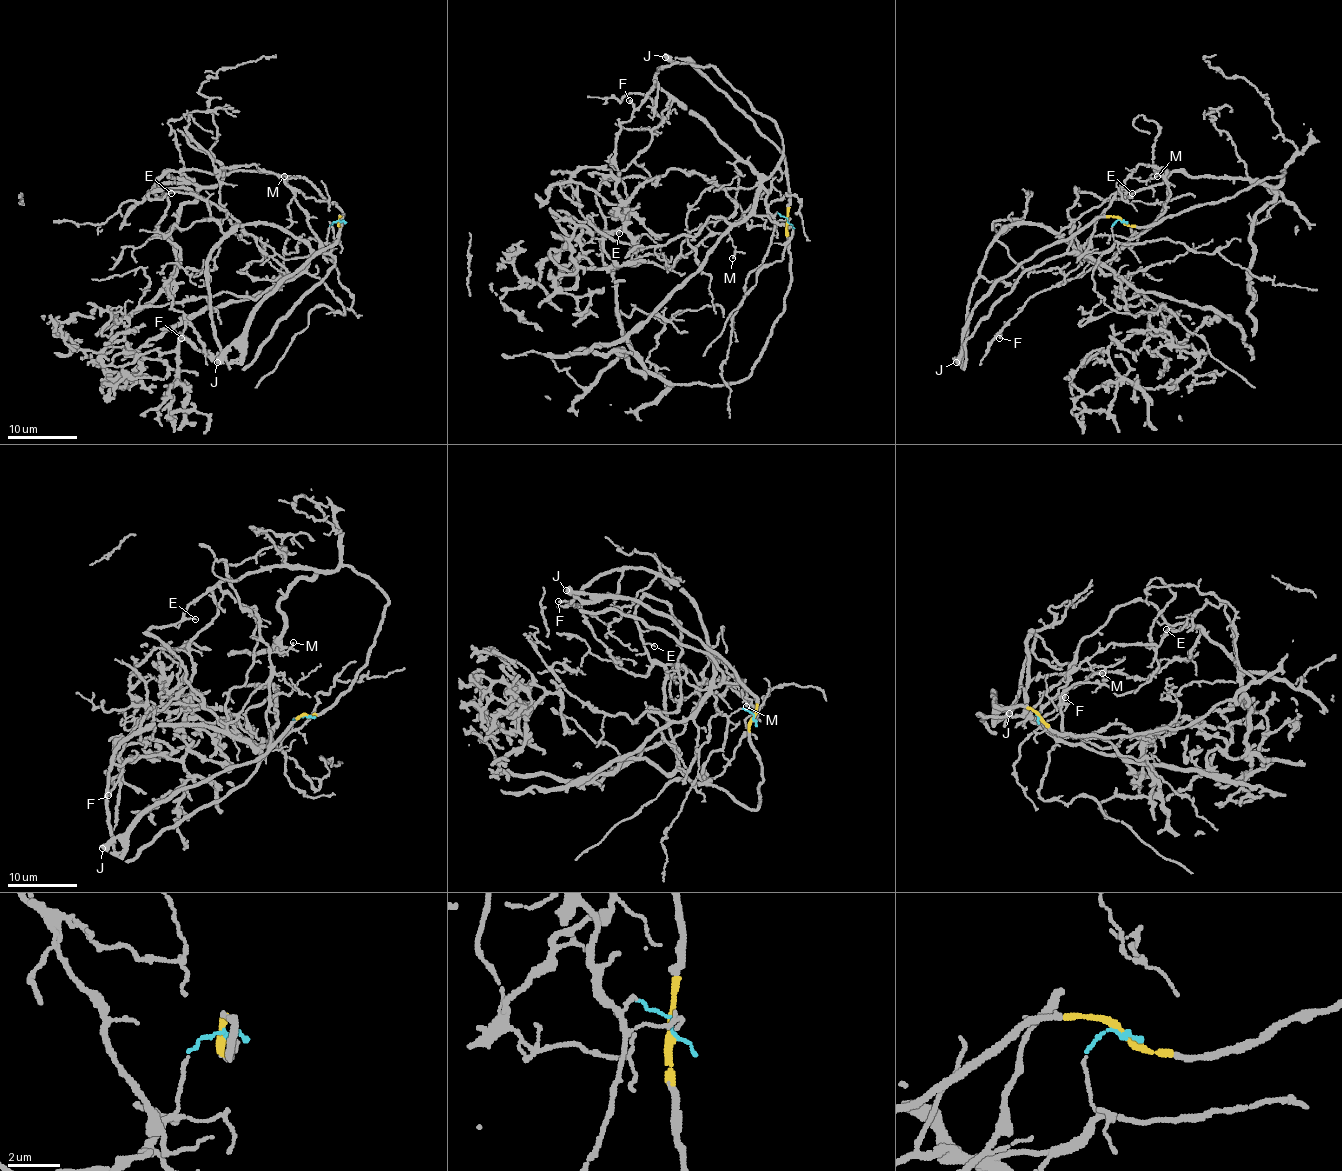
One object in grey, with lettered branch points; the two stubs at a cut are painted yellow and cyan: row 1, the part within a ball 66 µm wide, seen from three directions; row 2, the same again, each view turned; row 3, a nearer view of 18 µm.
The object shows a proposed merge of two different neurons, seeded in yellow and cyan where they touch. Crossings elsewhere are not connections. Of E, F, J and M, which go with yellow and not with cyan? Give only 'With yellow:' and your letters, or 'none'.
With yellow: E, F, J, M

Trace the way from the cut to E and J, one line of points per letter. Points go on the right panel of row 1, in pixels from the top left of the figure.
E: (1121, 220), (1150, 227), (1284, 173), (1277, 185), (1268, 185), (1173, 171), (1131, 197), (1133, 192)
J: (1121, 220), (1115, 217), (1096, 217), (1072, 236), (1055, 241), (1020, 262), (971, 312), (961, 357), (955, 362)

